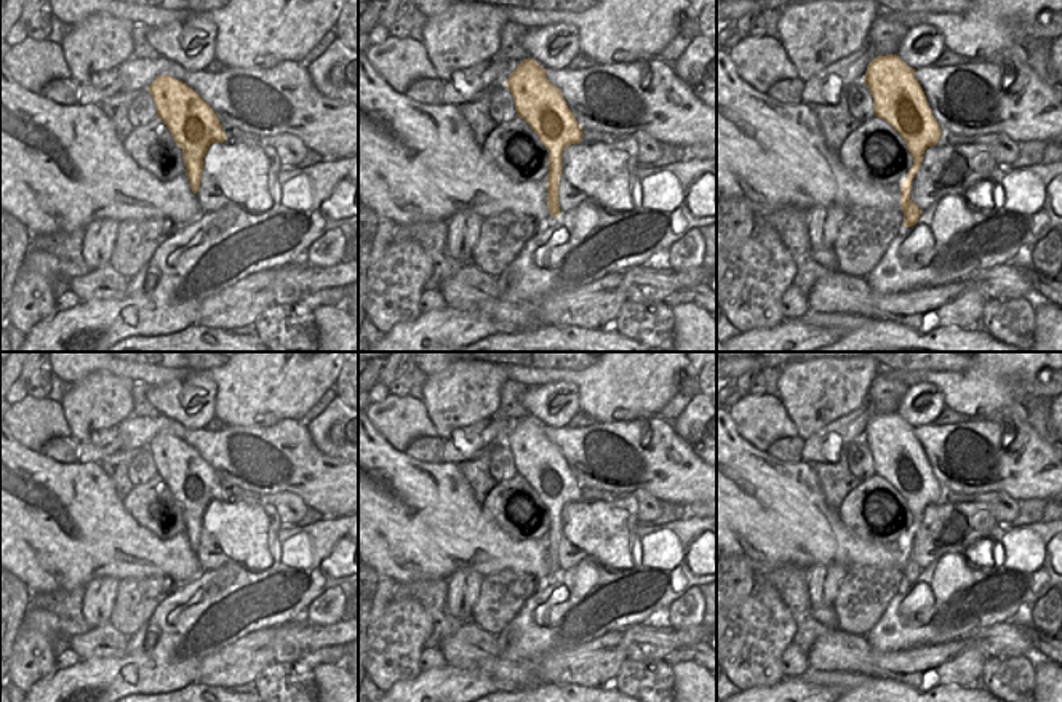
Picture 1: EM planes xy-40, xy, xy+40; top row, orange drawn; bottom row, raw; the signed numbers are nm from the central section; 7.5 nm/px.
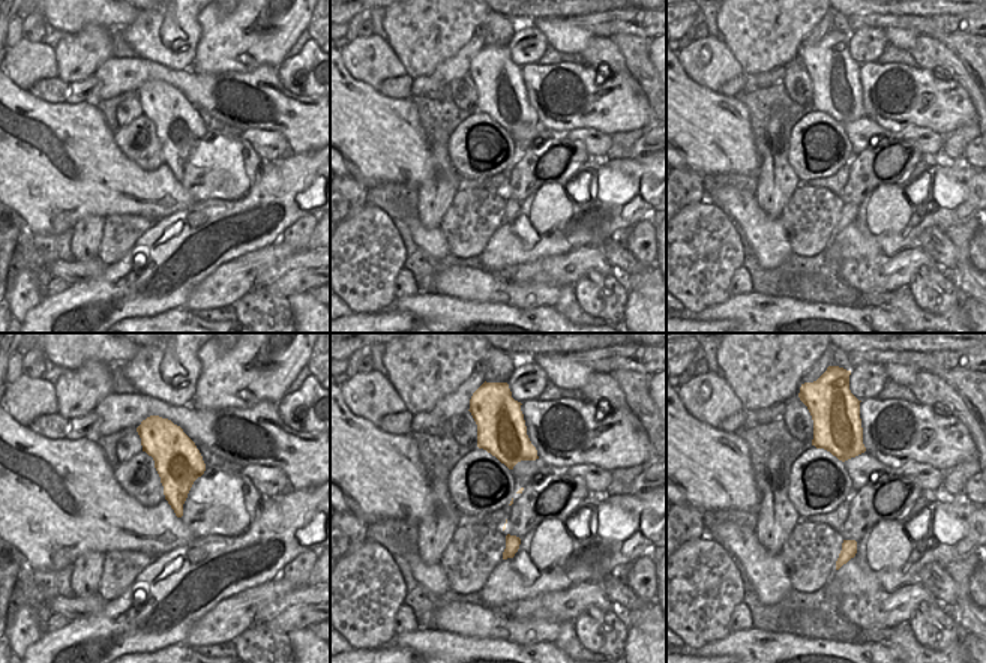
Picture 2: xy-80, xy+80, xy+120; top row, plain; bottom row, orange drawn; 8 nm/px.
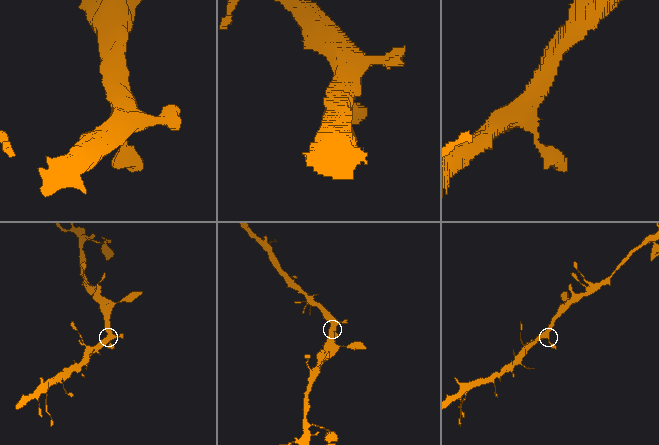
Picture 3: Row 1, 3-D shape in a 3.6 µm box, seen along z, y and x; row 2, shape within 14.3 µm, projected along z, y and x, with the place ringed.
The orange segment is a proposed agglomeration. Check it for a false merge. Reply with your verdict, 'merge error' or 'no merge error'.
no merge error

